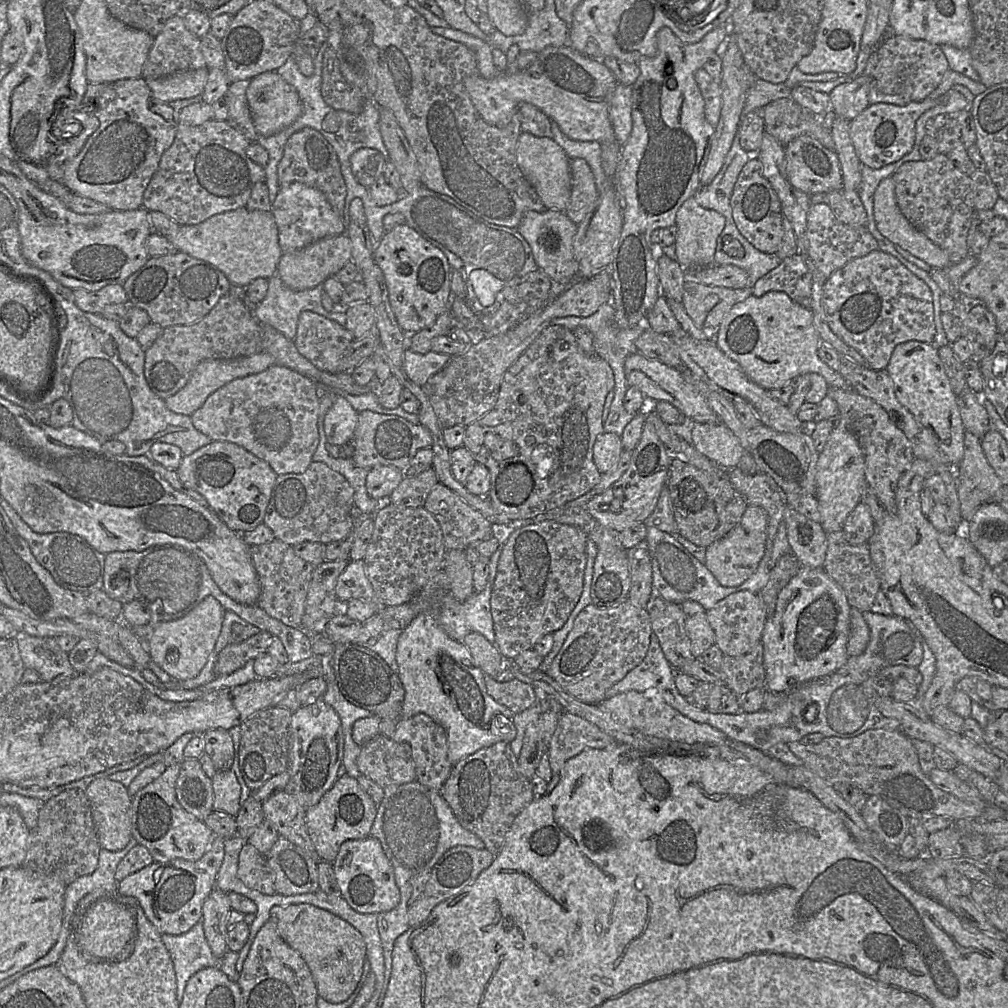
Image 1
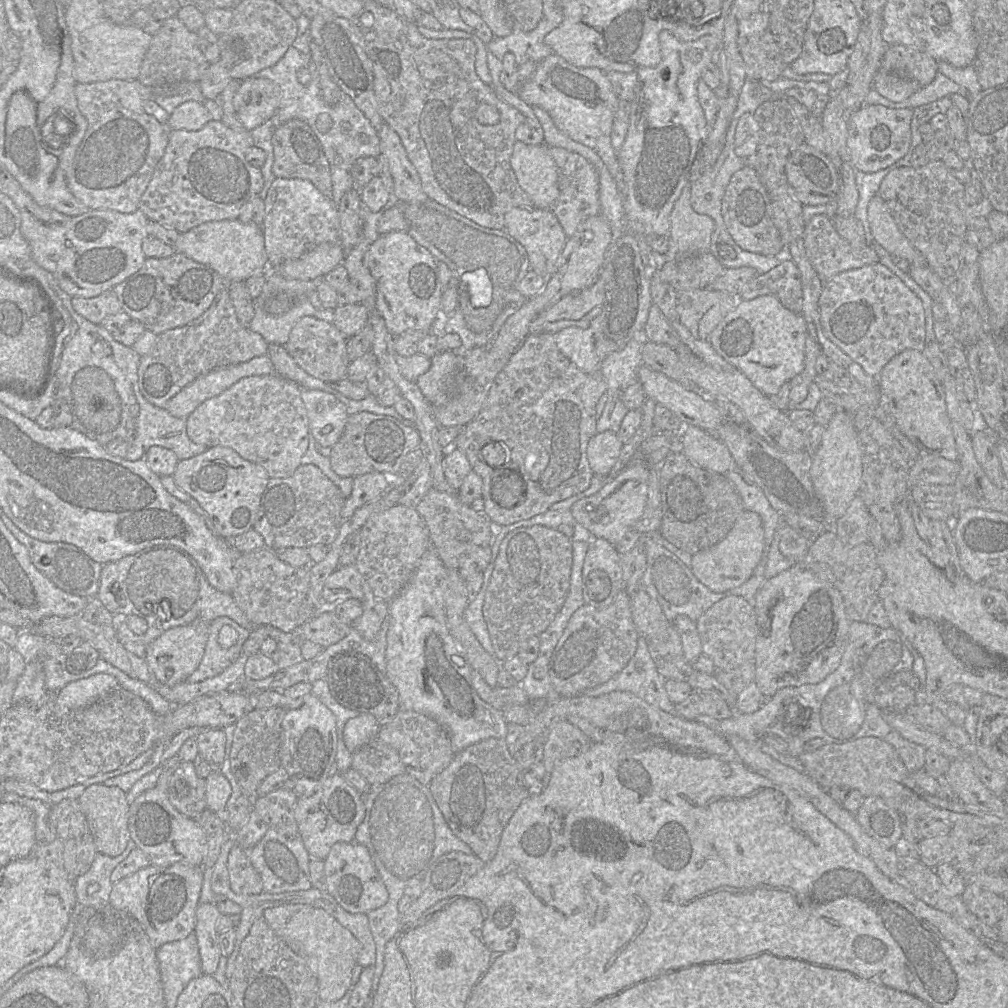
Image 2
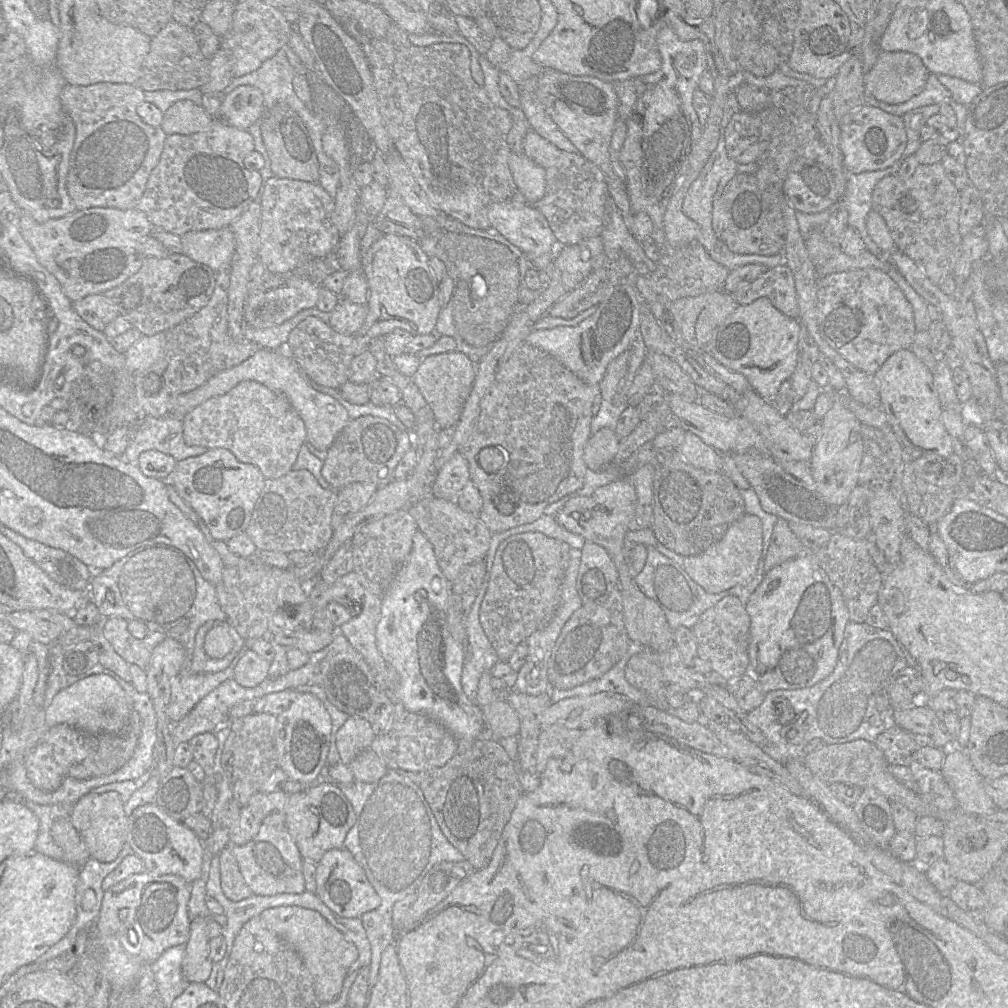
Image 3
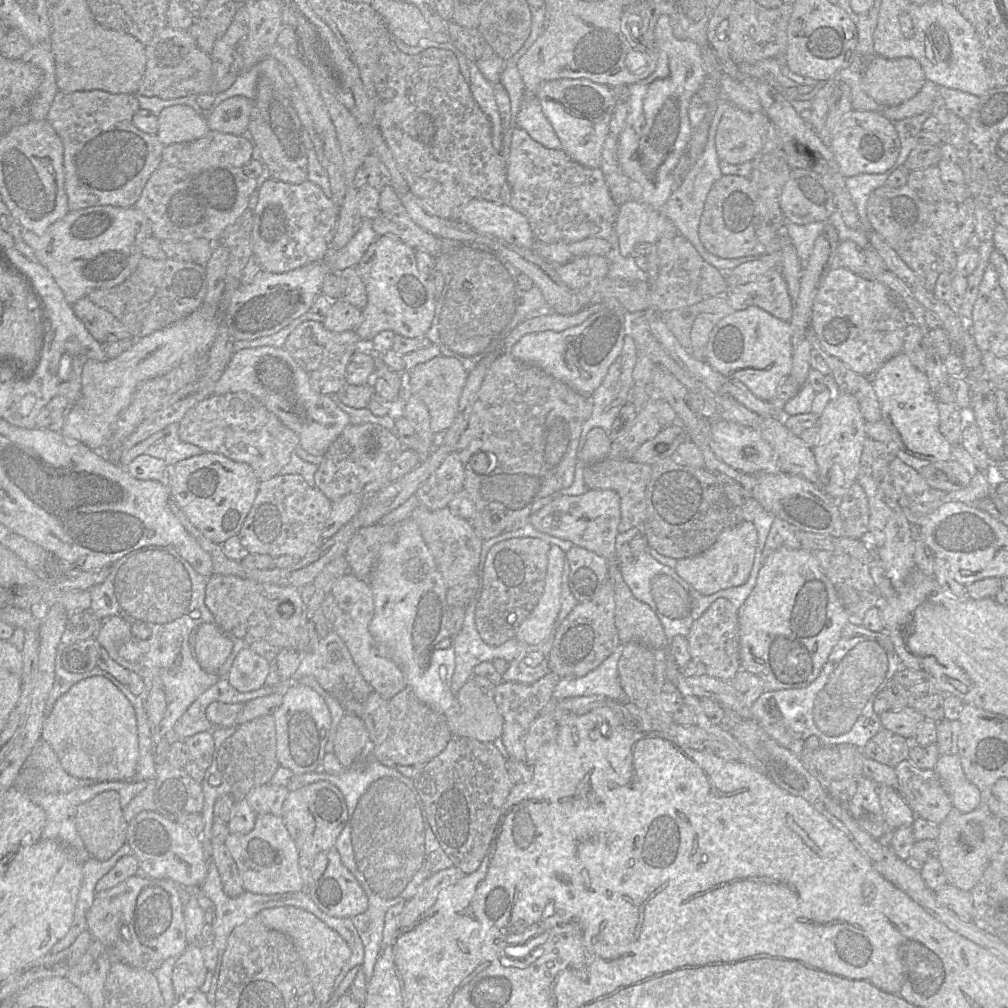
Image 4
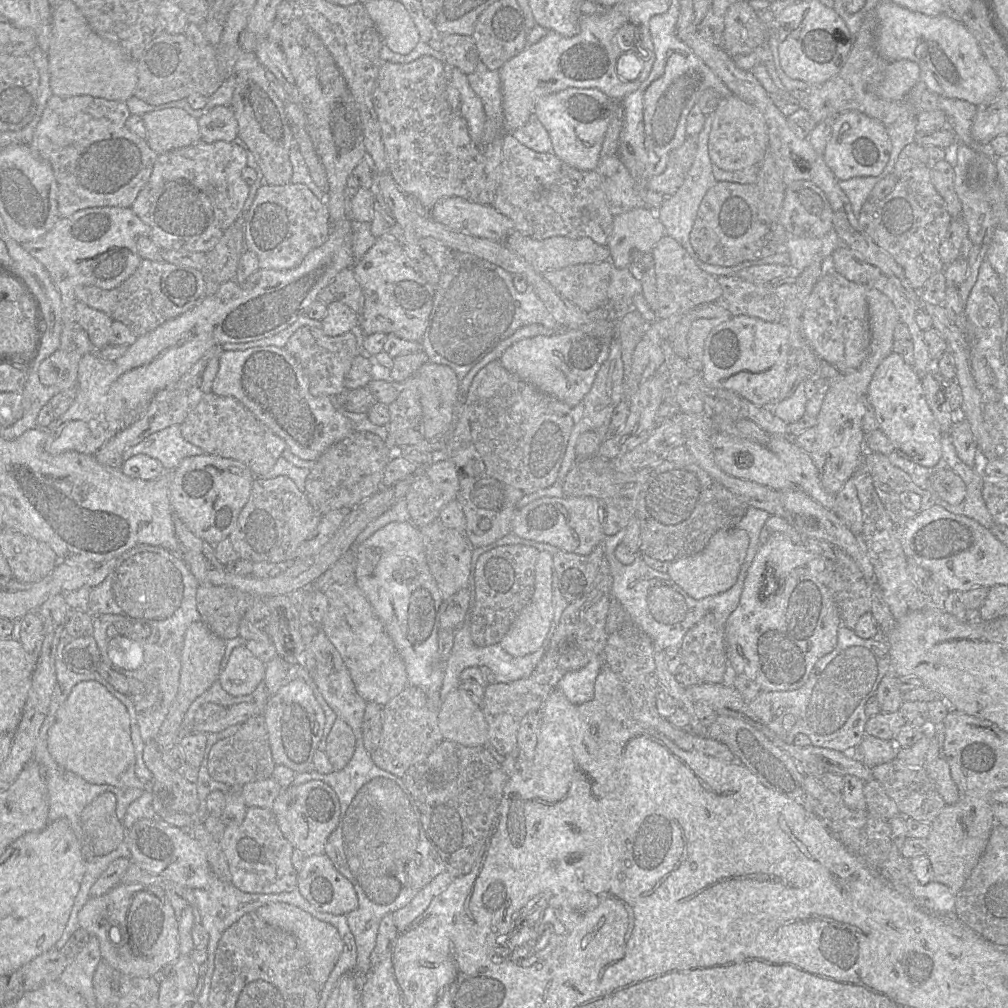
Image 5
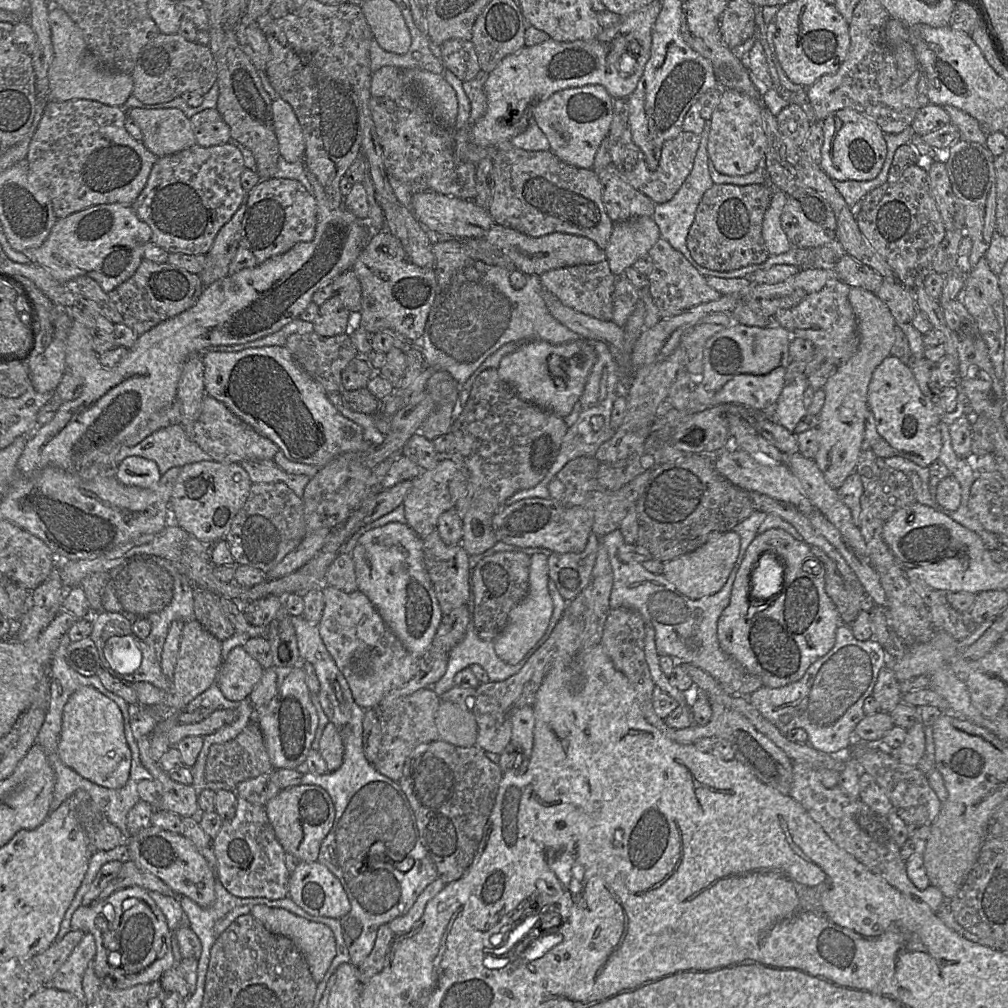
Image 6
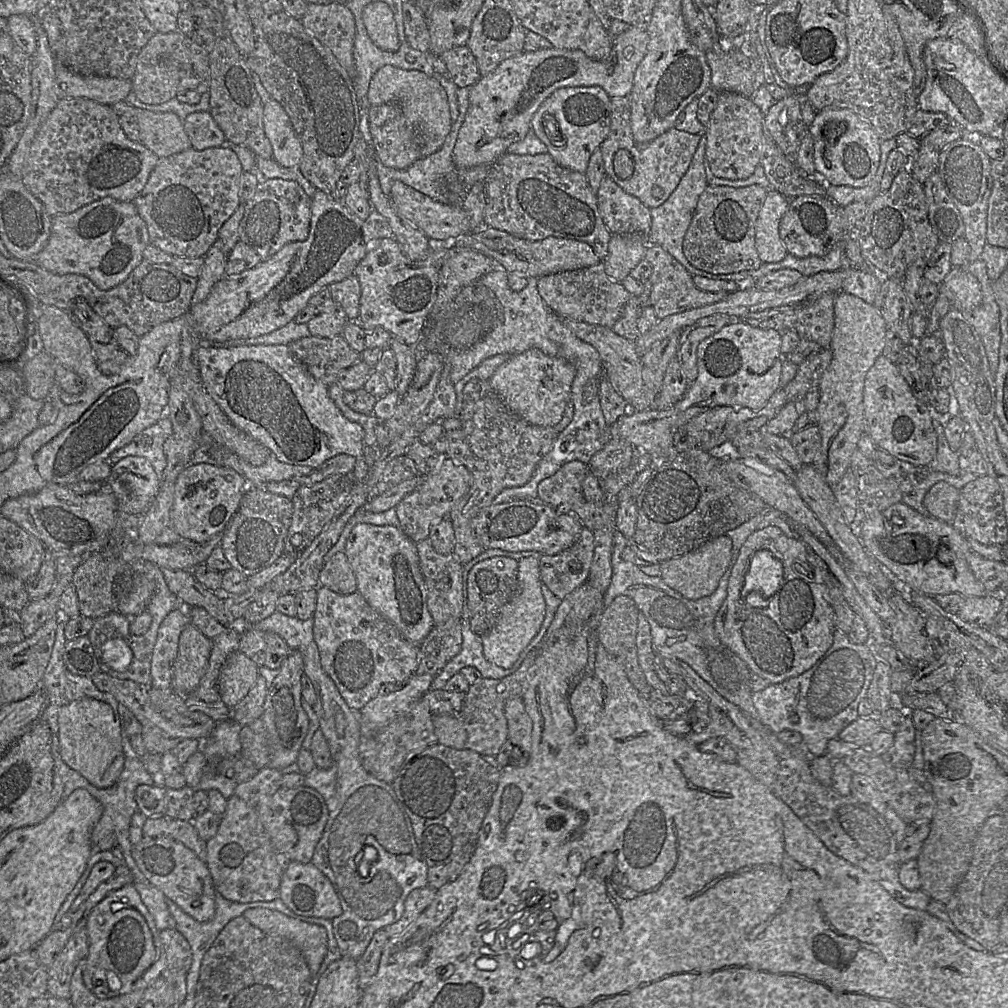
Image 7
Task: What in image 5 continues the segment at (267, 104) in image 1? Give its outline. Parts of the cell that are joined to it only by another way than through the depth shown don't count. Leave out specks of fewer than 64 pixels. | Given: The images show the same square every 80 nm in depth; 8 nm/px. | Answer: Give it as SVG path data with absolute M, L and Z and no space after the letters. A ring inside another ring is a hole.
M215 106L197 120L203 142L233 141L237 137L238 123L230 106Z

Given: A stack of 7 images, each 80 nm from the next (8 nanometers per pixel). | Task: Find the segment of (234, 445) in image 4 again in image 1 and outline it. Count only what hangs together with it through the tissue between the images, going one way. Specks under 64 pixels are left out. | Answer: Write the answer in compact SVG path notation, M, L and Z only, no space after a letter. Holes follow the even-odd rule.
M272 365L268 369L258 374L249 375L243 378L235 379L222 388L211 394L203 406L196 410L191 415L193 426L202 434L208 436L212 441L223 441L234 443L245 450L249 451L259 459L265 461L270 465L273 471L279 475L289 473L301 474L304 473L309 465L312 463L312 456L315 453L319 444L319 431L318 431L318 417L319 417L319 399L320 399L320 386L318 386L312 379L299 374L298 372L286 367Z

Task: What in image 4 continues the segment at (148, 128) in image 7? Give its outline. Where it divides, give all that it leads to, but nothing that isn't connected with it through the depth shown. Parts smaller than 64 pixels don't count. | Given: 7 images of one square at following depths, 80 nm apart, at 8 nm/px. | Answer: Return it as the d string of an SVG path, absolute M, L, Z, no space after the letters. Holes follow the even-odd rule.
M184 104L168 106L157 115L158 130L155 134L164 146L196 140L209 132L206 118Z

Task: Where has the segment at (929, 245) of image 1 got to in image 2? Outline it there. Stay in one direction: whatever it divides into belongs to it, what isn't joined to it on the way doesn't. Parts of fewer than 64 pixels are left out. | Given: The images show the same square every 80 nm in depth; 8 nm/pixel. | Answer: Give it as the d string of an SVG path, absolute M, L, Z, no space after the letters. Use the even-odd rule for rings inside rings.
M877 194L868 204L867 219L874 239L889 254L906 259L915 266L926 266L923 255L902 234L886 202Z

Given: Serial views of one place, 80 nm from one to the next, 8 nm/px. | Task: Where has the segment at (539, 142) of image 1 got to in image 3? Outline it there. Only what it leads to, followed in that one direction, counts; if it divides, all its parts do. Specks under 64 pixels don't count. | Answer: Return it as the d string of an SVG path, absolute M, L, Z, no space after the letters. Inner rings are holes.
M521 152L510 153L508 159L514 183L530 205L543 198L546 191L545 170Z

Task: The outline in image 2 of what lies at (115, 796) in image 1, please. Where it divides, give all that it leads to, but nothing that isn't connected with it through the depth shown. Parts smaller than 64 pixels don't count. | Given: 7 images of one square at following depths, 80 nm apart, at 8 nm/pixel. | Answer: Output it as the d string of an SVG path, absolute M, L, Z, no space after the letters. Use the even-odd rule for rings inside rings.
M93 784L84 791L78 802L88 820L97 852L110 857L122 854L131 839L128 827L130 805L127 802L127 794L119 787Z

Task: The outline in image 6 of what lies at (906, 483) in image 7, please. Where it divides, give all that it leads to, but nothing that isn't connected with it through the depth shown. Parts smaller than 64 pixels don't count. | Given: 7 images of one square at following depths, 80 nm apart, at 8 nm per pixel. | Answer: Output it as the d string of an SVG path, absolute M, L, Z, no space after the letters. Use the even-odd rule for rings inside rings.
M899 455L886 458L885 462L888 467L902 471L909 477L912 483L916 503L938 508L931 496L929 488L929 467L920 467L916 463Z

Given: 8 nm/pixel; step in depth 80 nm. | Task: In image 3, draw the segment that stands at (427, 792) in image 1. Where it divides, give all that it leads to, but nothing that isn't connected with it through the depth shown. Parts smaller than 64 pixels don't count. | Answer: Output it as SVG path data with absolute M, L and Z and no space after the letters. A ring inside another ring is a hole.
M390 770L378 781L364 783L354 781L350 784L338 784L347 797L355 813L355 824L348 831L343 848L348 850L363 868L364 873L381 899L380 905L364 913L360 919L371 946L369 965L369 993L377 982L382 952L392 942L396 930L392 922L392 908L396 902L415 893L428 871L440 862L458 862L463 855L446 839L431 811L419 786Z

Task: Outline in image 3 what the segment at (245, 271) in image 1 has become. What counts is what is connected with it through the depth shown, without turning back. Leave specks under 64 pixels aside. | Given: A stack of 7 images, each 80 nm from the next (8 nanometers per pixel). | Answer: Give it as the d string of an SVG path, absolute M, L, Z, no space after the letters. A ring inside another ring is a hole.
M229 227L187 232L181 236L182 253L214 272L229 270L235 253L235 236Z

